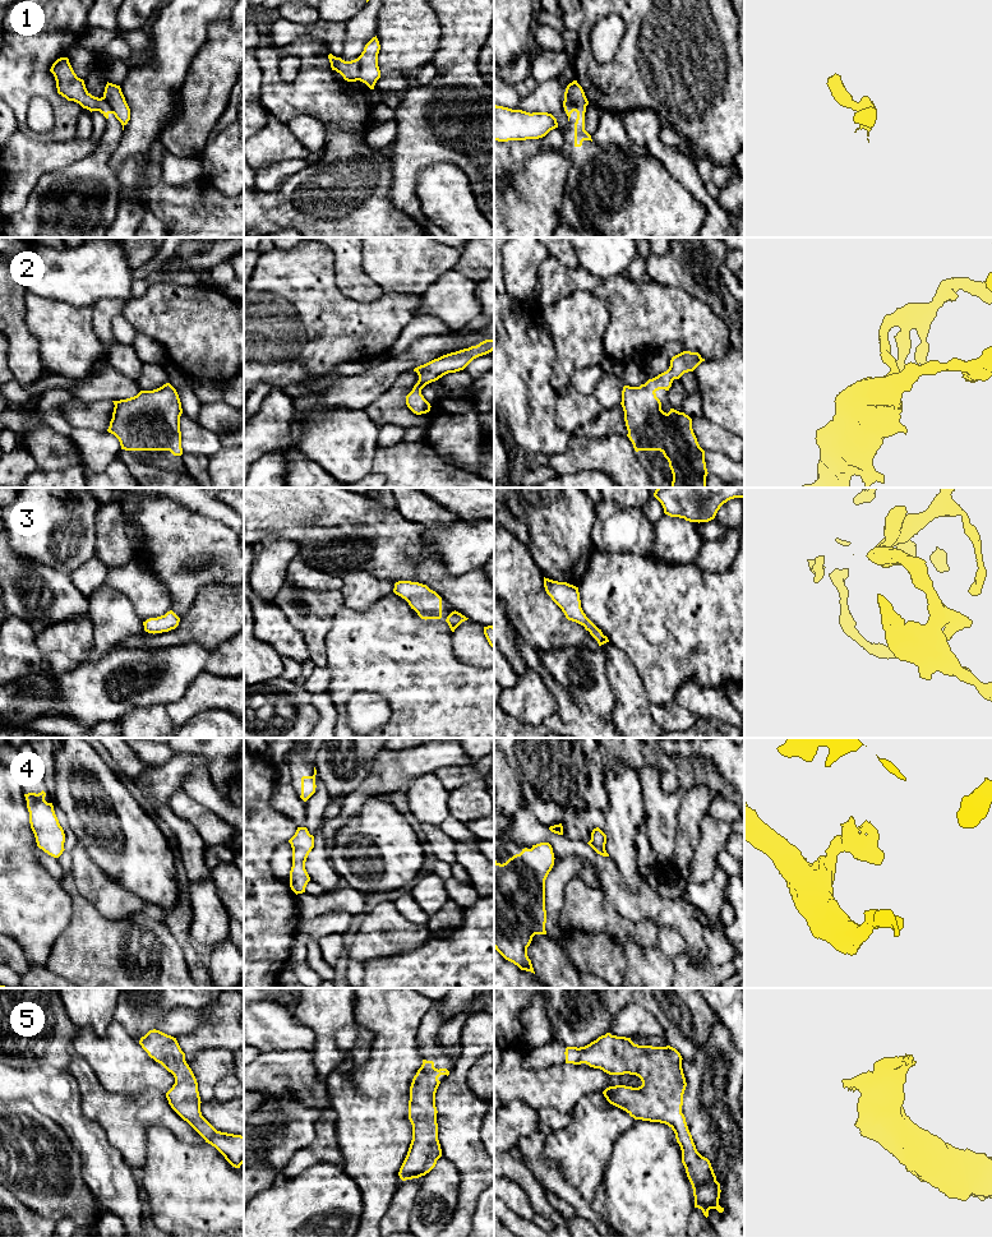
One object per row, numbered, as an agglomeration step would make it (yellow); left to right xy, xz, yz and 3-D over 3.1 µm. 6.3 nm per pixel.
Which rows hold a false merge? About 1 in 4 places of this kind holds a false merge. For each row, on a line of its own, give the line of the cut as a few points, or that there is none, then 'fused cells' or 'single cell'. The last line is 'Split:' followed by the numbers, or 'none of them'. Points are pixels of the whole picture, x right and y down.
1: xz (358, 58), (359, 79) | fused cells
2: no cut | single cell
3: no cut | single cell
4: no cut | single cell
5: no cut | single cell
Split: 1

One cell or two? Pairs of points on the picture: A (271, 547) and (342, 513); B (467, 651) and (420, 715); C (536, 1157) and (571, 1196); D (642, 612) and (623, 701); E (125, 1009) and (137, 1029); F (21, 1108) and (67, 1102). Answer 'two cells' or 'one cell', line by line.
A: two cells
B: two cells
C: one cell
D: two cells
E: one cell
F: two cells

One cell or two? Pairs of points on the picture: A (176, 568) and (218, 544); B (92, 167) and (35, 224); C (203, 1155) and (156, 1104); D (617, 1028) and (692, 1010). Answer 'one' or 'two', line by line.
A: one
B: one
C: two
D: two

